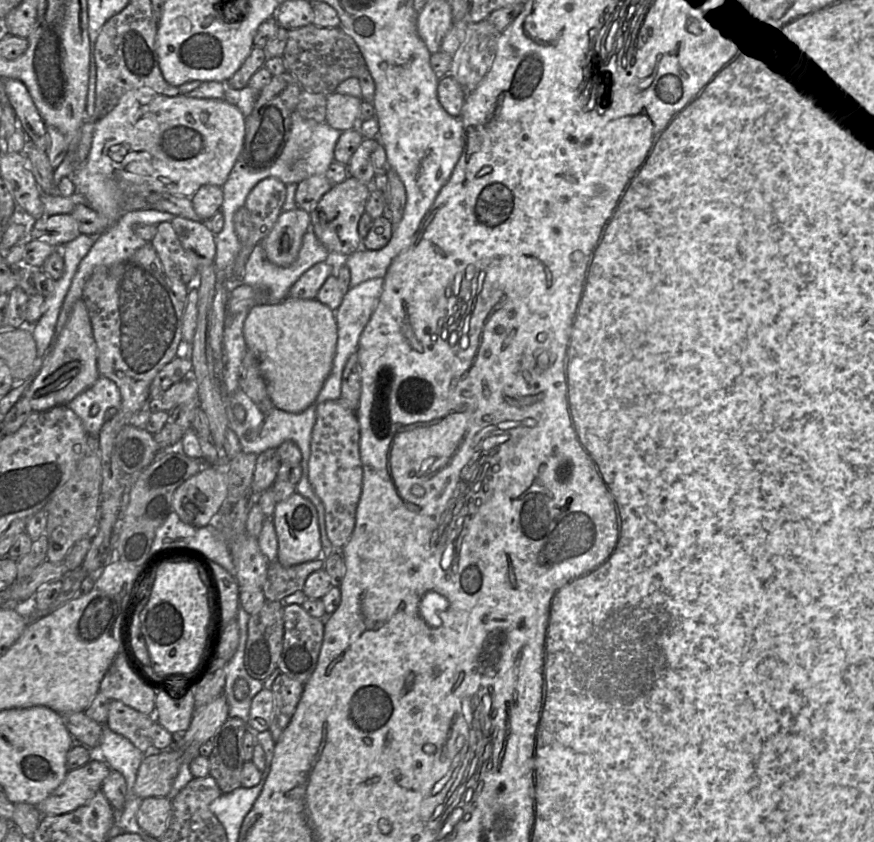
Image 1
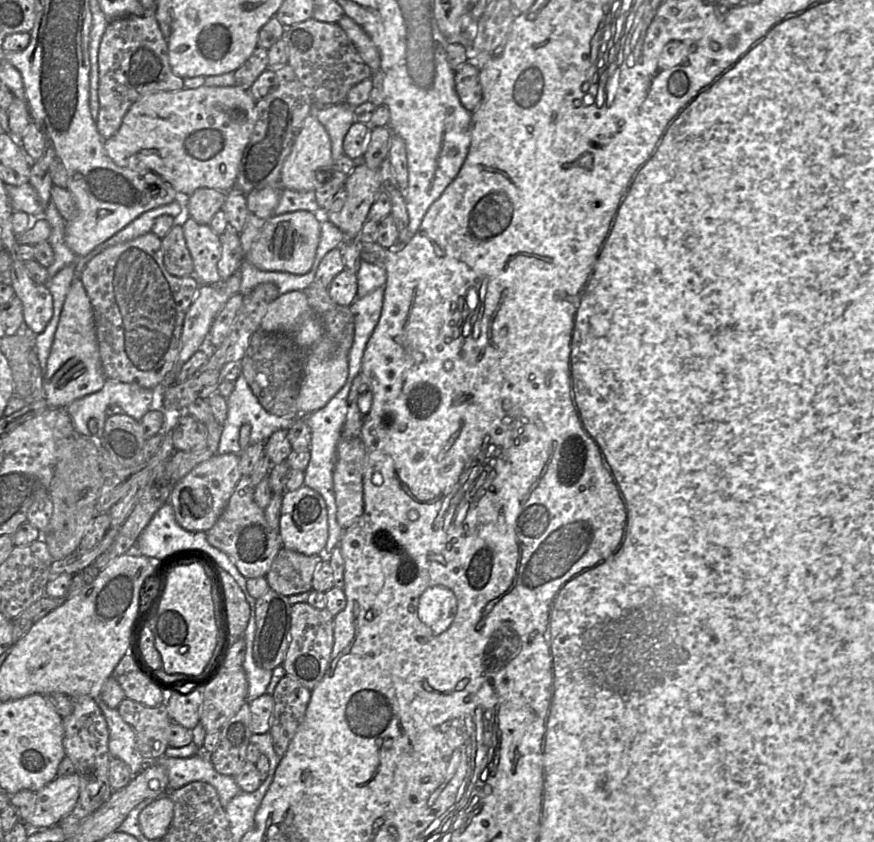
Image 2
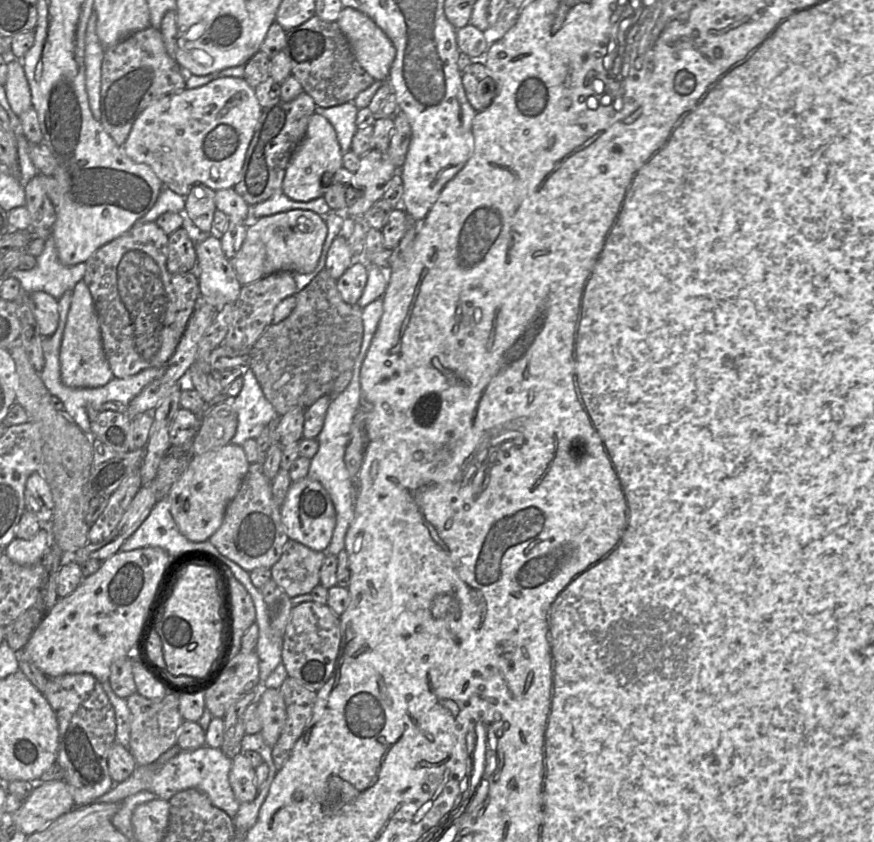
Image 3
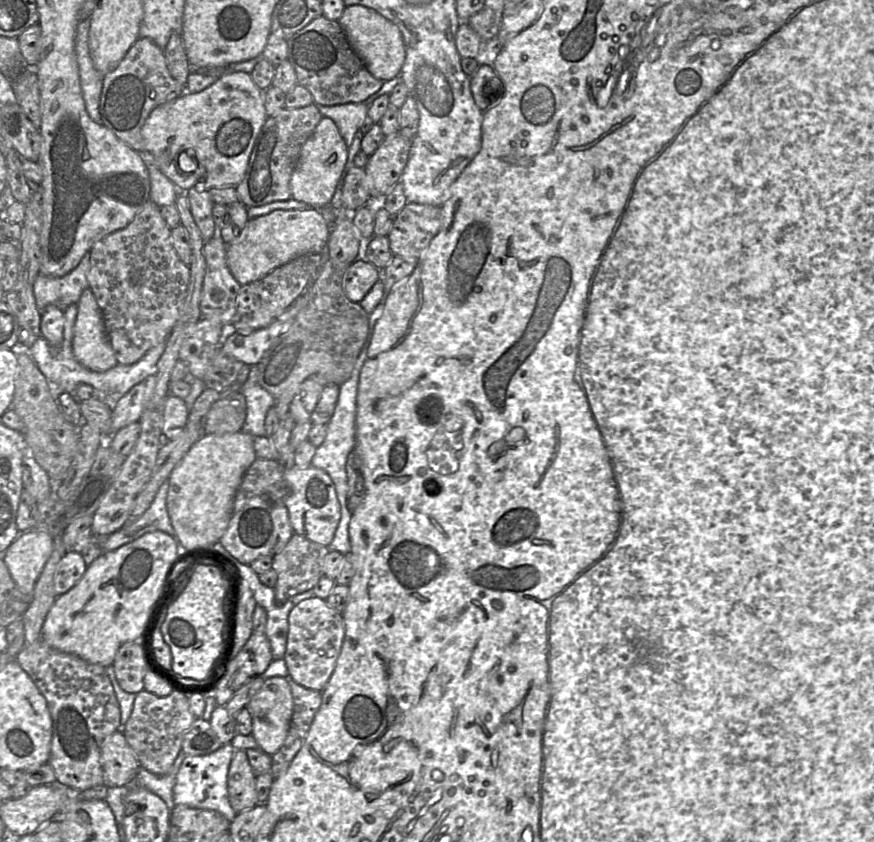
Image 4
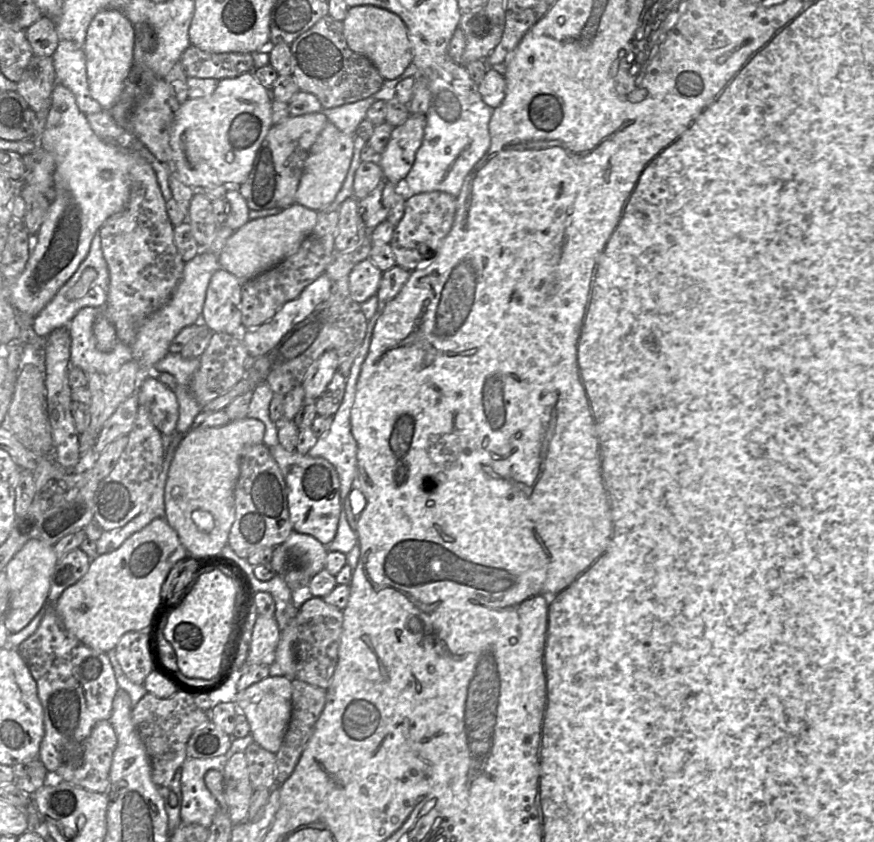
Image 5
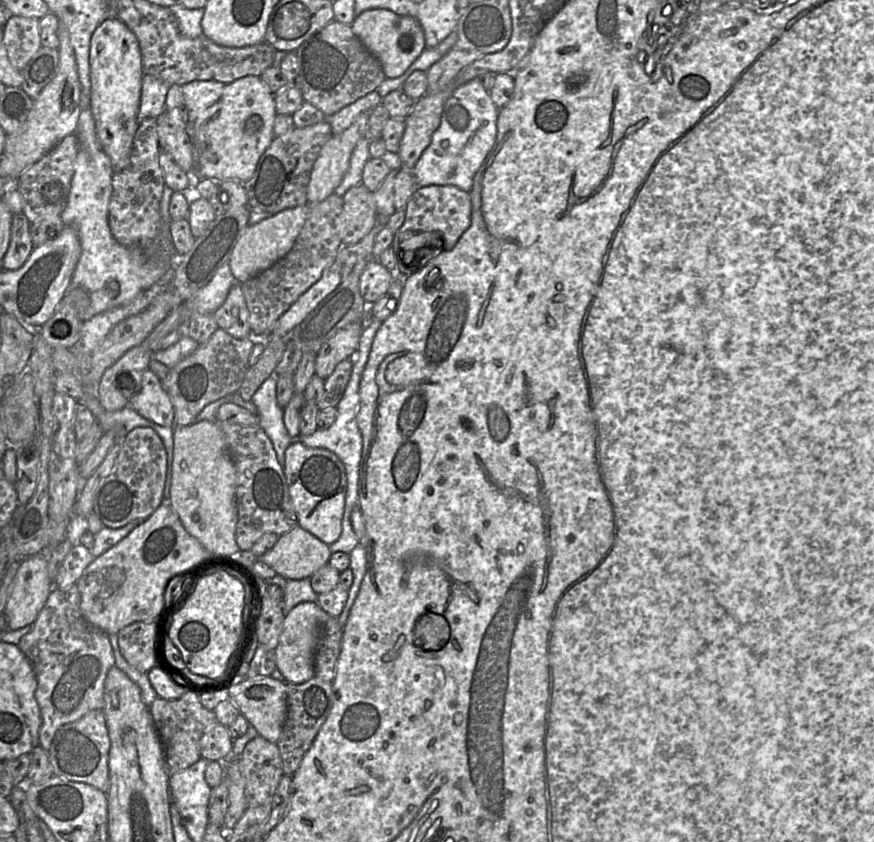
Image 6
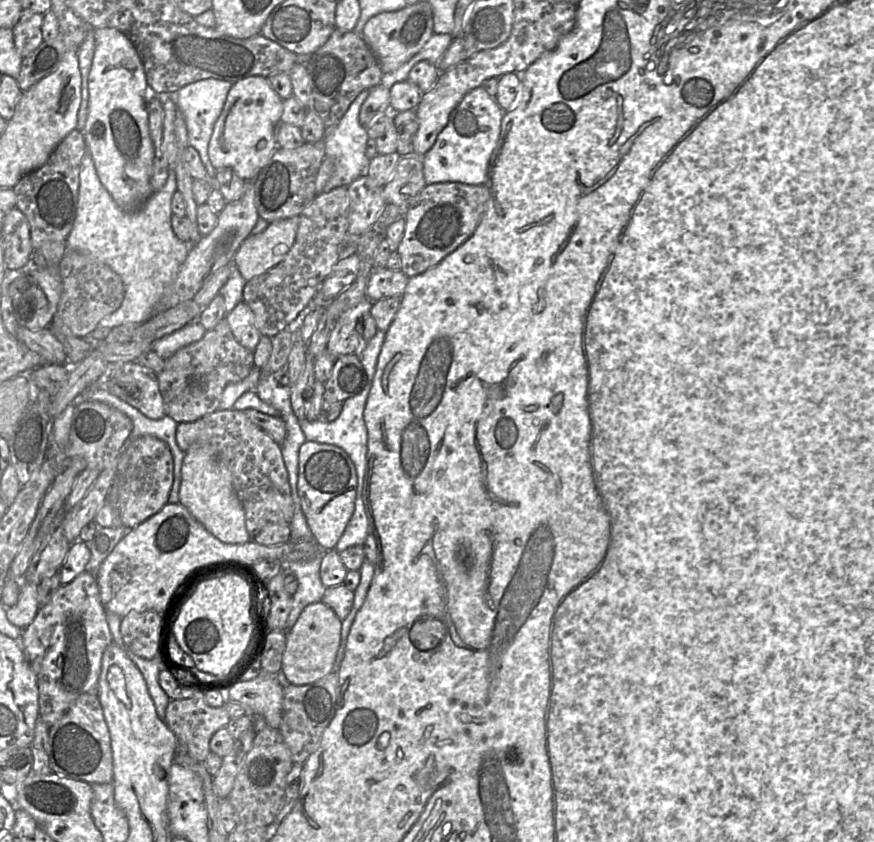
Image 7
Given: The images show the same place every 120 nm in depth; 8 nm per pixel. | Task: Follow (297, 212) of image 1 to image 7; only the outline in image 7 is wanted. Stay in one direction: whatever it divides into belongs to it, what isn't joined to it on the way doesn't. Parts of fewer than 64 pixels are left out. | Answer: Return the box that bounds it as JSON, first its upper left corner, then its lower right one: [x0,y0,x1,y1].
[233,216,299,281]

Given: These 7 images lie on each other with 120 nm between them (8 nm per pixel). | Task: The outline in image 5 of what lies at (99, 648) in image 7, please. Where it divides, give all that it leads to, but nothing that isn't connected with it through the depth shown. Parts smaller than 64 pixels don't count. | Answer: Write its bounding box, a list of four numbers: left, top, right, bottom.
[16,604,119,772]

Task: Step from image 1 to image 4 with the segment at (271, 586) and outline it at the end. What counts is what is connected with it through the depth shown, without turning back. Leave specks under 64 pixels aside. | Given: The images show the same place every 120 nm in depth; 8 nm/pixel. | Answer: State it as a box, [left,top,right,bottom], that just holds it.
[272,533,329,605]

